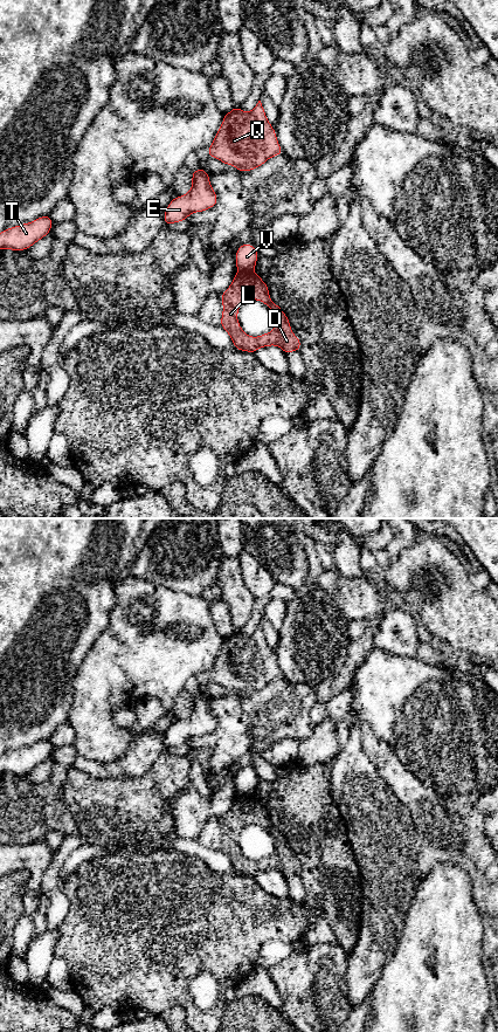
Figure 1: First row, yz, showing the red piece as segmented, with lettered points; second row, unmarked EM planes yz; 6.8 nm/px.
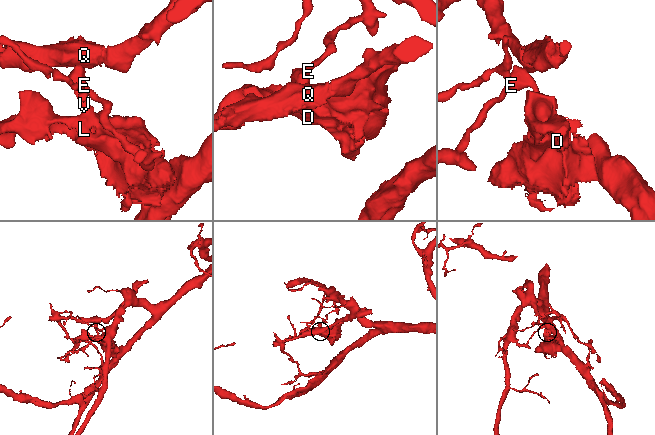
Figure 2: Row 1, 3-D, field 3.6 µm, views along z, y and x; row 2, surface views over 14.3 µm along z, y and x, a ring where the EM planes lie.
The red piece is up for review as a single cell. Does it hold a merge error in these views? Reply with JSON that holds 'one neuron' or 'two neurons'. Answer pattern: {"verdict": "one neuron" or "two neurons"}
{"verdict": "two neurons"}

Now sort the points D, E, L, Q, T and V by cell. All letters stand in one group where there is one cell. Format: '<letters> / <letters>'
D L / E Q T V

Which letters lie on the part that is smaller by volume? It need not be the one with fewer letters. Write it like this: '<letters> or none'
D, L

